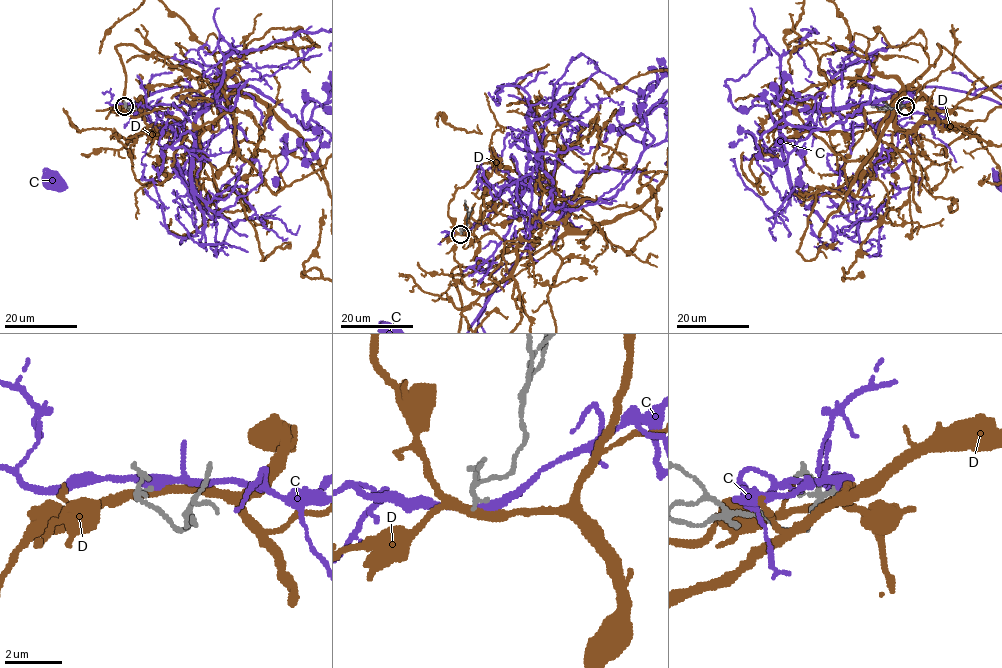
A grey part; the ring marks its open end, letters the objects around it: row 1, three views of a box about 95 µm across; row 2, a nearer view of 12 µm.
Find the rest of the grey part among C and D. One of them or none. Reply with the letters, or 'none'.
none

